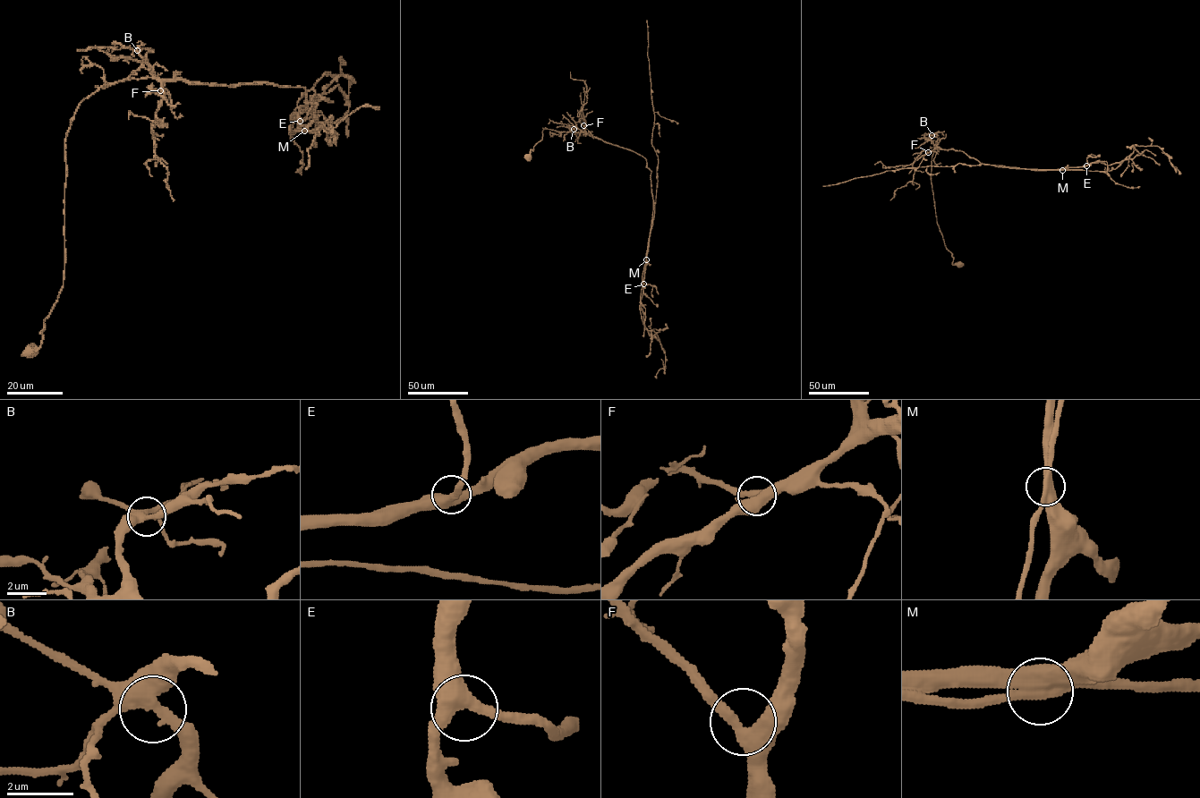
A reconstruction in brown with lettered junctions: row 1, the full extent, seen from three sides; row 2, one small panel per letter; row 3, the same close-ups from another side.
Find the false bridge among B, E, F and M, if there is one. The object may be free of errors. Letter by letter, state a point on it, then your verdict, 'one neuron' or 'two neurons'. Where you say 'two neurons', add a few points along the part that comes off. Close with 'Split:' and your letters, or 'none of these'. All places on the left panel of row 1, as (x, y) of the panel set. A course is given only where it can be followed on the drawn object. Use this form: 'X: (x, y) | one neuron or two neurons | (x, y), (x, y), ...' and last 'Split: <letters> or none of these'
B: (137, 50) | one neuron
E: (300, 121) | one neuron
F: (160, 90) | one neuron
M: (304, 131) | two neurons | (304, 131), (320, 129), (331, 116), (318, 123), (324, 124), (316, 131), (308, 149), (306, 169)
Split: M

